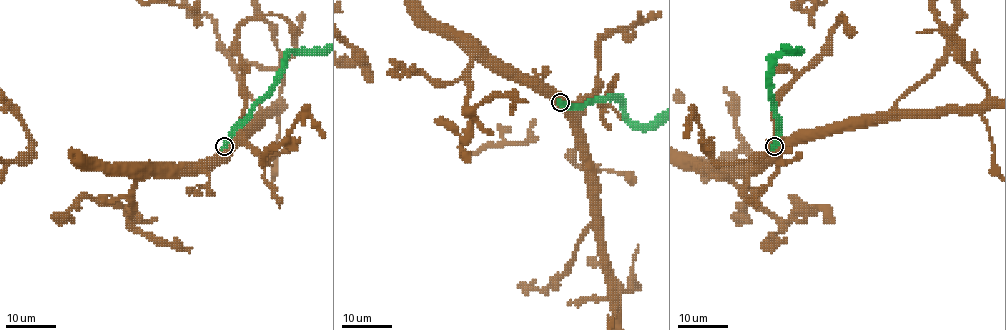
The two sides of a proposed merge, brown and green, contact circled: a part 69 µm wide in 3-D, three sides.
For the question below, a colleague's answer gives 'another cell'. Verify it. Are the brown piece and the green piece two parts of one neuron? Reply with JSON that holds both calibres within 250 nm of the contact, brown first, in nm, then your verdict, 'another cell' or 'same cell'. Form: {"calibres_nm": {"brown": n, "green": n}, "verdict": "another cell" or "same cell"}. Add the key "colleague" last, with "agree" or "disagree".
{"calibres_nm": {"brown": 750, "green": 650}, "verdict": "another cell", "colleague": "agree"}

